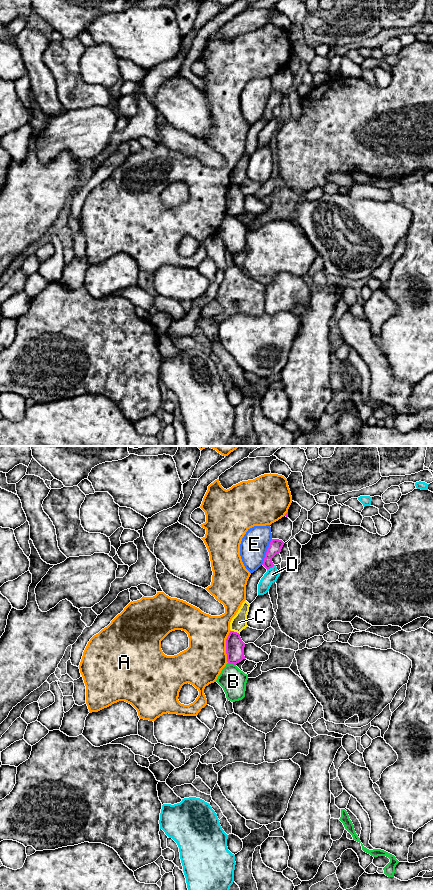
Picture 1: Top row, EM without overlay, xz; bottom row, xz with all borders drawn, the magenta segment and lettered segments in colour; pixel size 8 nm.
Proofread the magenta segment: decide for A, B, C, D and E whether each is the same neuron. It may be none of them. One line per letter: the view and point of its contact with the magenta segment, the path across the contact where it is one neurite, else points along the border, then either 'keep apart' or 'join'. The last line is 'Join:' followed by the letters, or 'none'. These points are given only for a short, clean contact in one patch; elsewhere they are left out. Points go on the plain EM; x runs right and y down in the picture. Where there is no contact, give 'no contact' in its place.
A: contact xz (226, 198); keep apart
B: contact xz (232, 215); border xz (228, 214), (235, 217); keep apart
C: contact xz (235, 184); border xz (231, 182), (238, 185); keep apart
D: contact xz (270, 119); keep apart
E: contact xz (266, 104); border xz (272, 91), (261, 116); keep apart
Join: none

